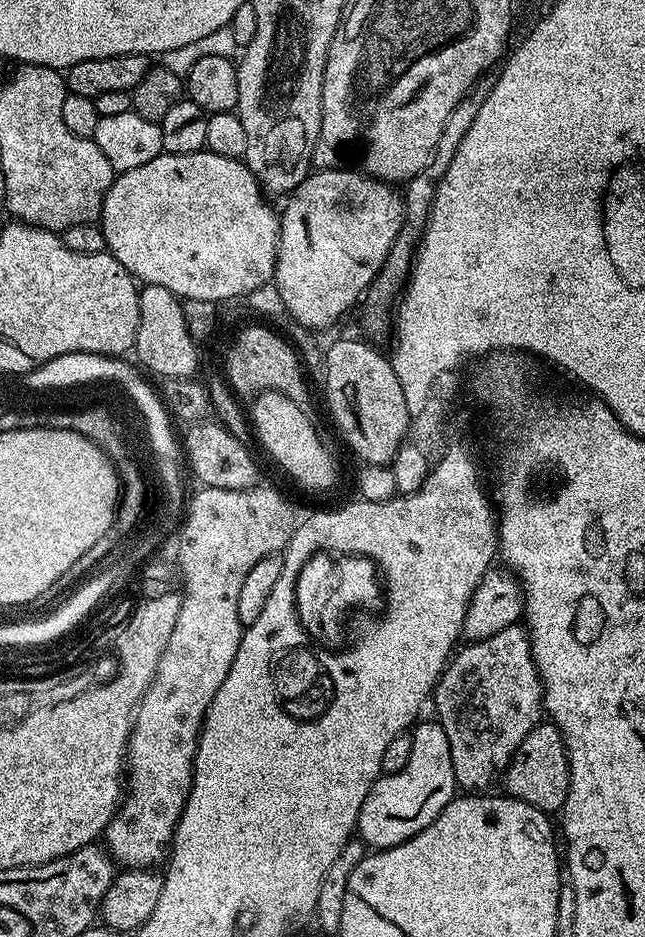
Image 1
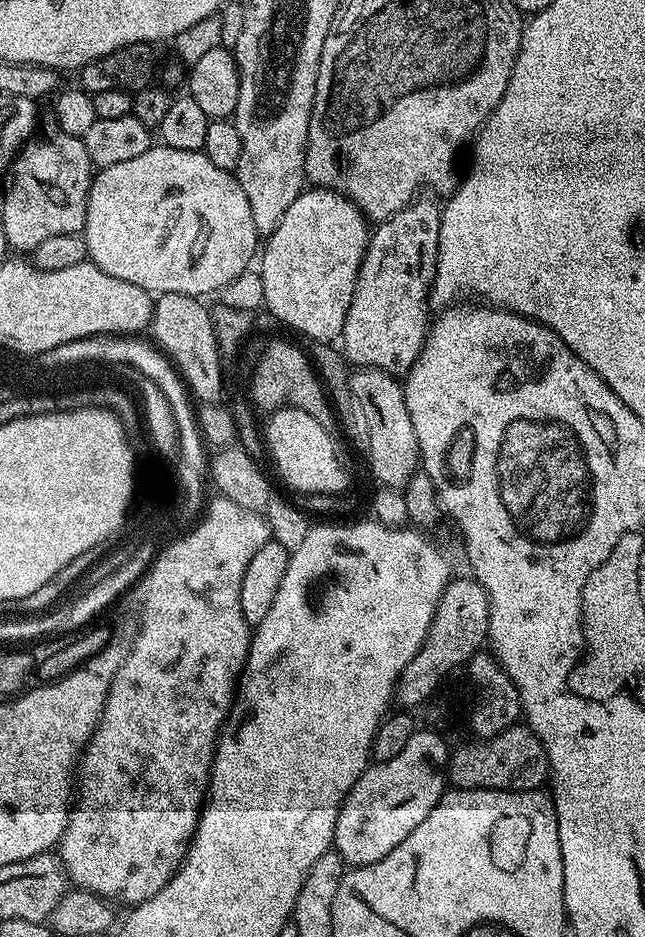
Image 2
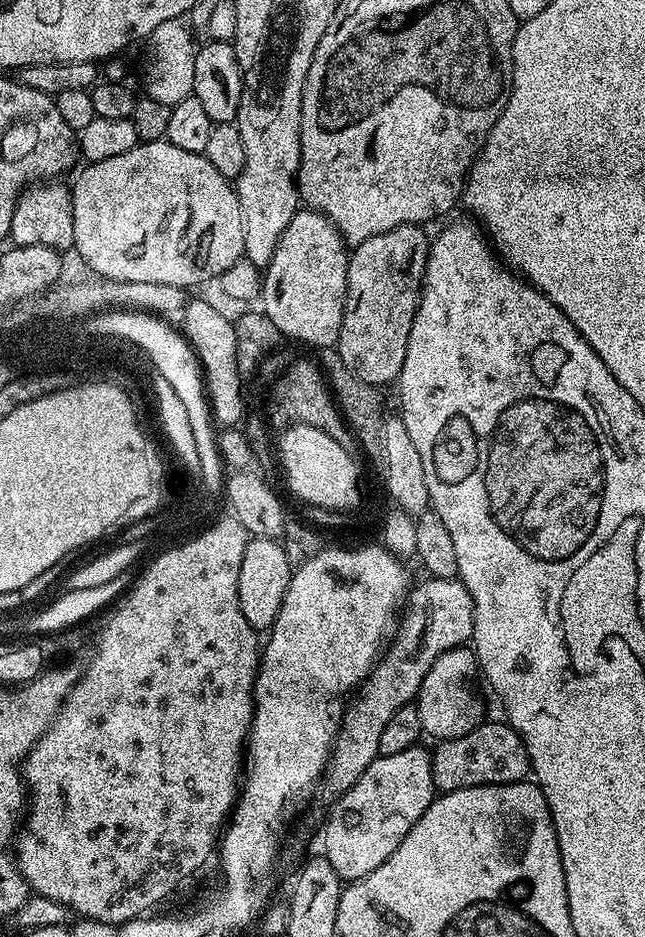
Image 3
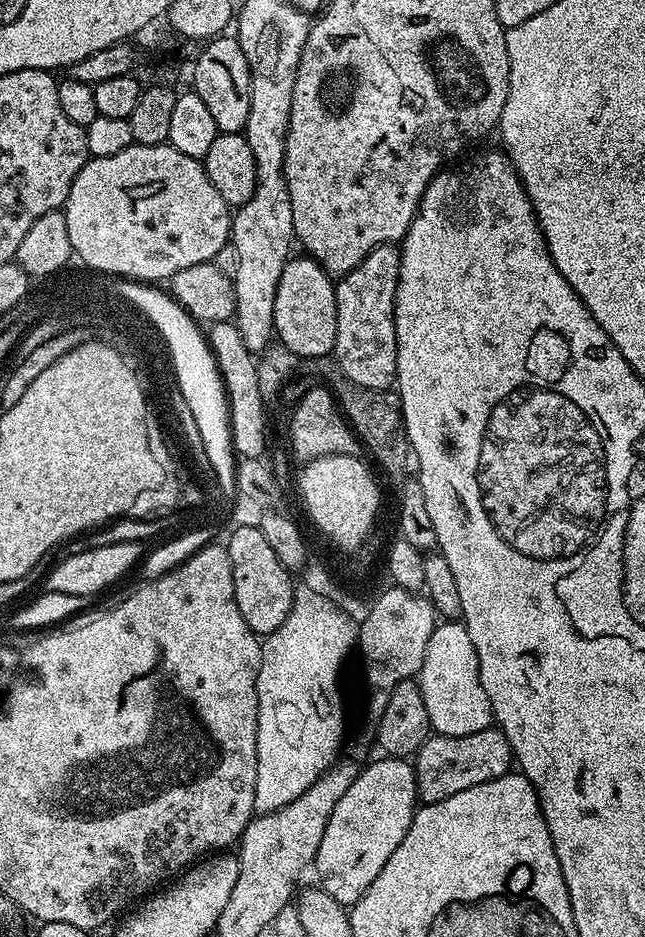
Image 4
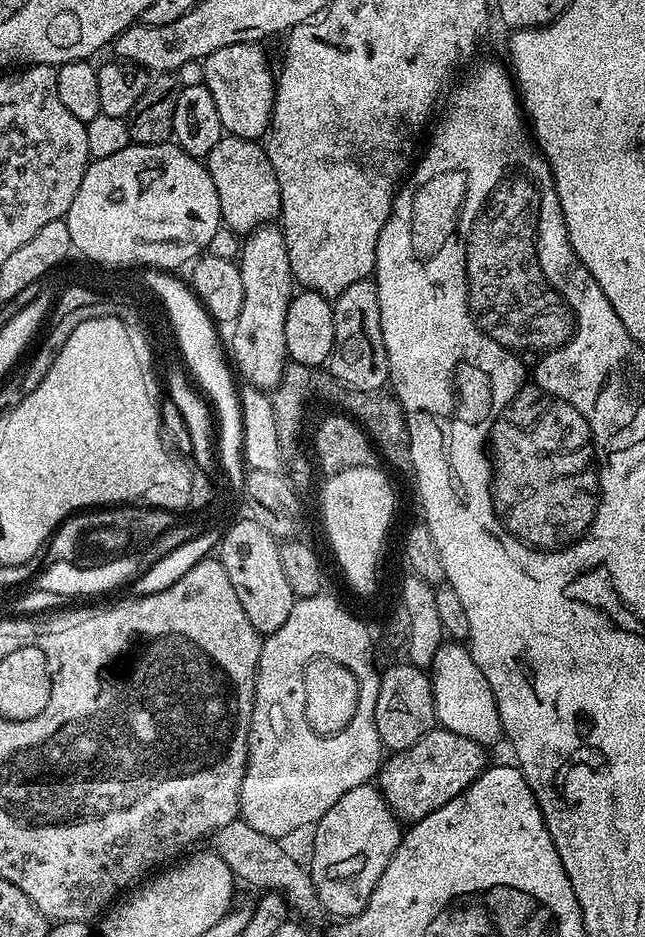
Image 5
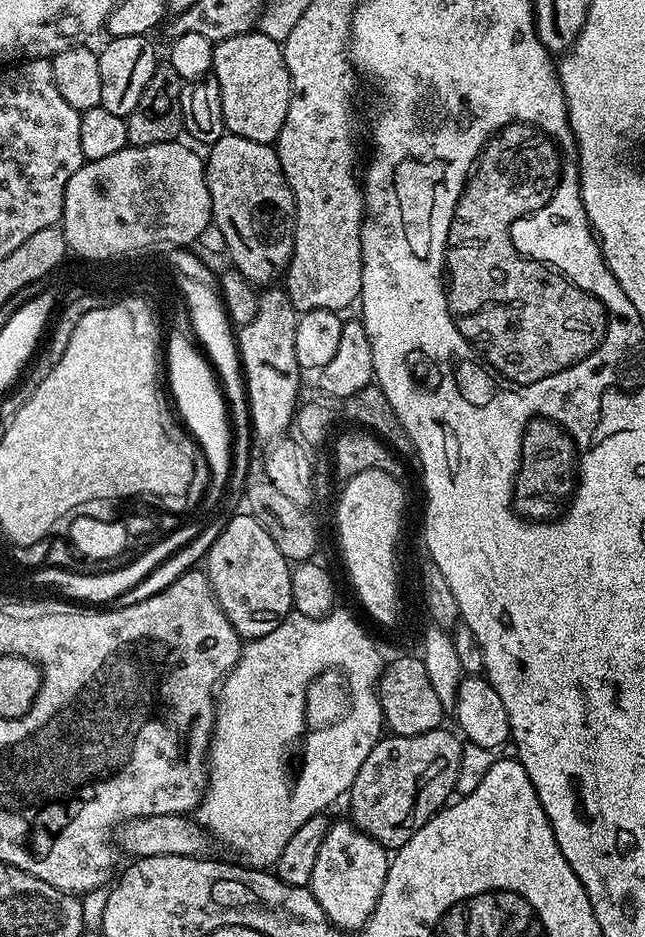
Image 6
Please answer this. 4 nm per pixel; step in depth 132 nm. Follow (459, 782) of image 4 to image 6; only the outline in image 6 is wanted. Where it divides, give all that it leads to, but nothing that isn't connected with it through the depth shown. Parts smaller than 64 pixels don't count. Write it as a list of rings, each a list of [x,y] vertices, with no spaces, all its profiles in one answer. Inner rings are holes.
[[[441,726],[417,736],[388,734],[372,747],[370,754],[366,754],[366,762],[362,762],[362,770],[358,770],[358,778],[354,778],[346,801],[352,811],[351,823],[377,840],[383,848],[395,850],[410,842],[410,838],[430,822],[432,815],[449,803],[451,792],[456,788],[456,779],[460,776],[460,759],[464,756],[465,745],[455,731],[447,732],[446,729]]]

